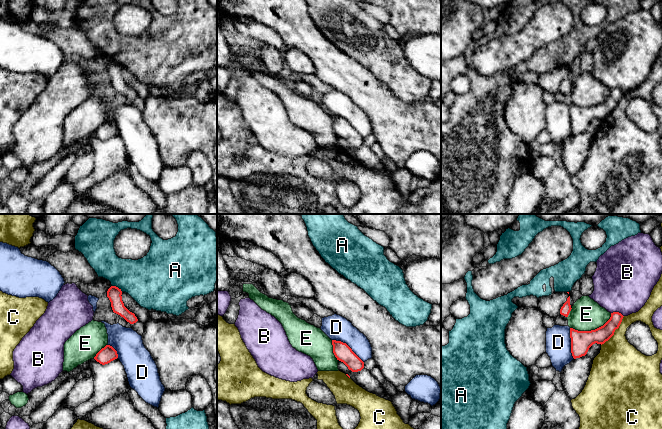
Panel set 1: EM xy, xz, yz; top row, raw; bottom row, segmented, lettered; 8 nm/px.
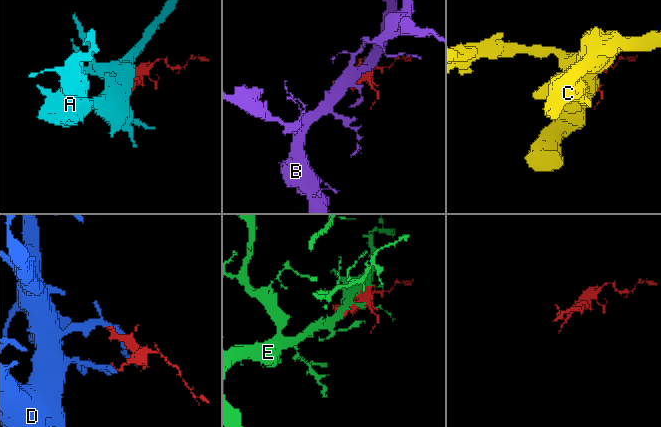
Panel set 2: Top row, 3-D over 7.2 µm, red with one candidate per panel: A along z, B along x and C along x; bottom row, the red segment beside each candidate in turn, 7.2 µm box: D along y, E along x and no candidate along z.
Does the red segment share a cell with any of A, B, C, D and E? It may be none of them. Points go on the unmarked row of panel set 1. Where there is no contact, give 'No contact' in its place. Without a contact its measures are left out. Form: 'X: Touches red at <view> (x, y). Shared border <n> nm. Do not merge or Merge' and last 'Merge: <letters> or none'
A: Touches red at xy (117, 63). Shared border 100 nm. Do not merge
B: Touches red at yz (617, 88). Shared border 110 nm. Do not merge
C: Touches red at yz (614, 107). Shared border 300 nm. Do not merge
D: Touches red at xz (348, 122). Shared border 320 nm. Do not merge
E: Touches red at yz (592, 106). Shared border 360 nm. Do not merge
Merge: none

